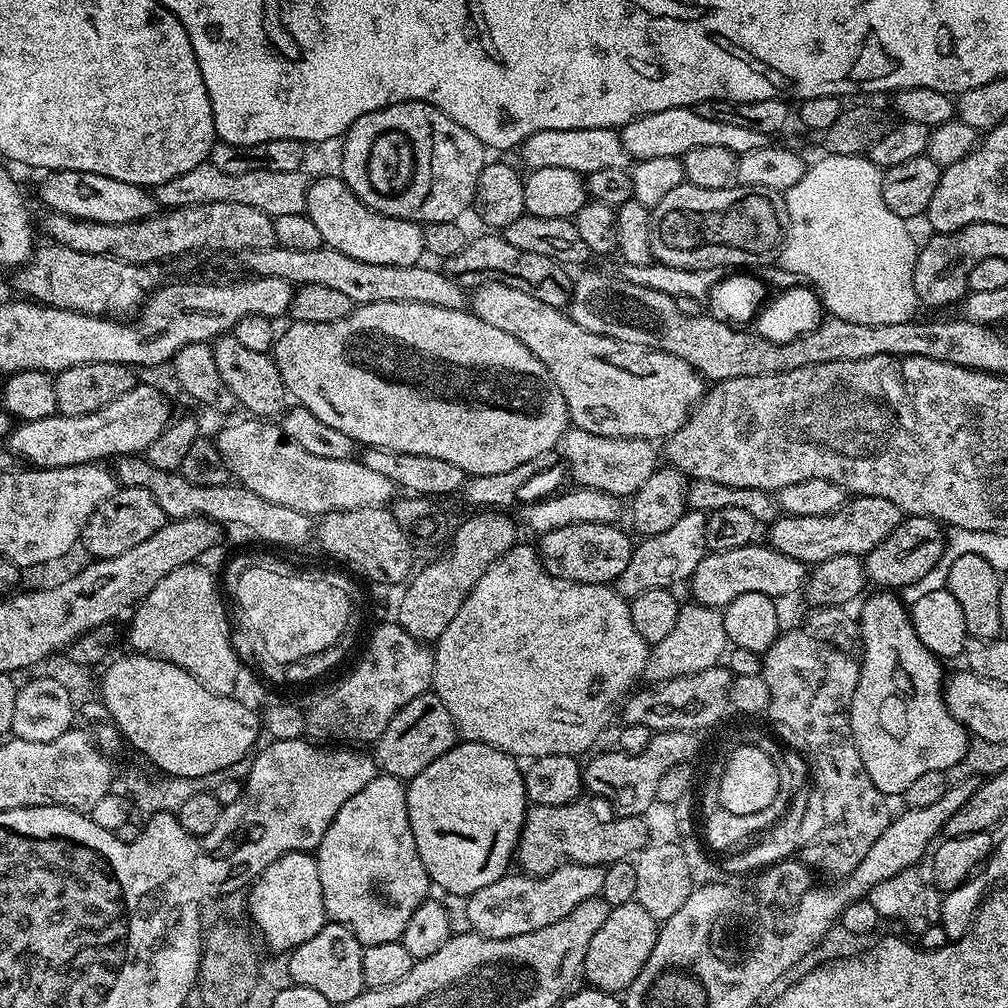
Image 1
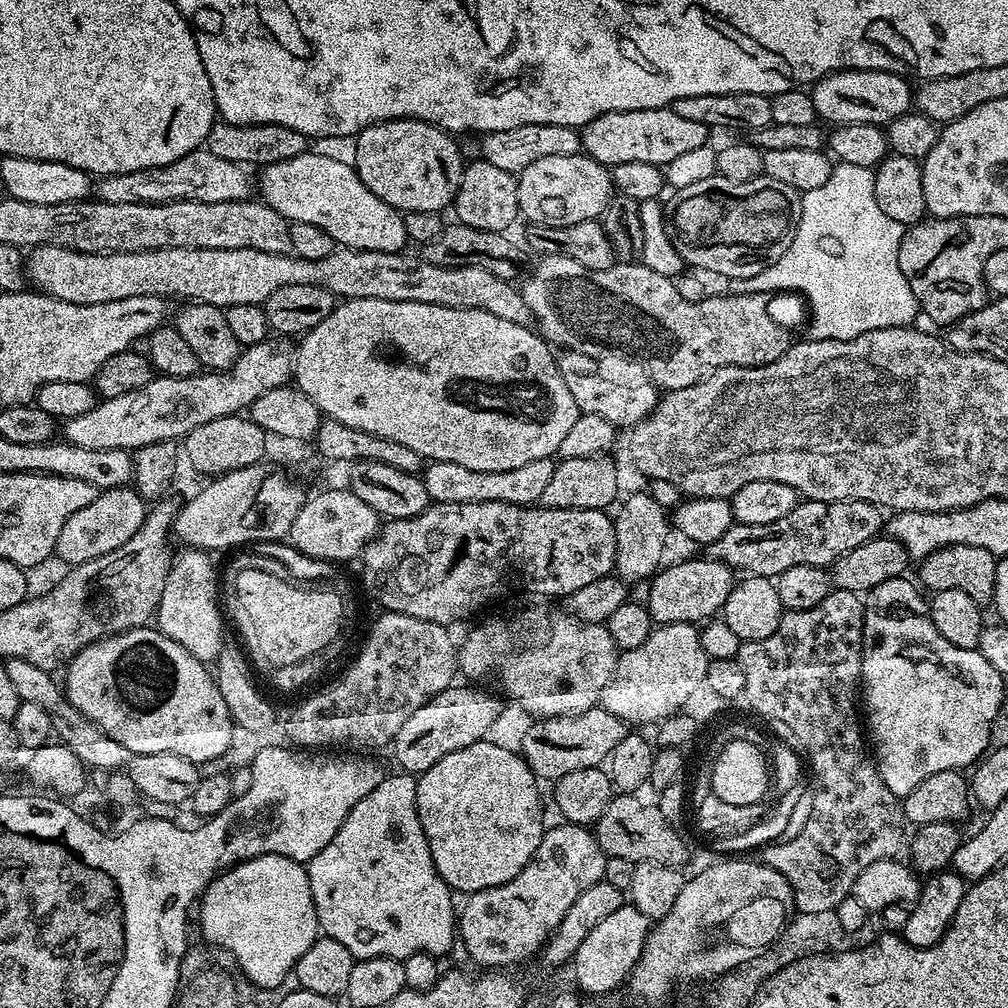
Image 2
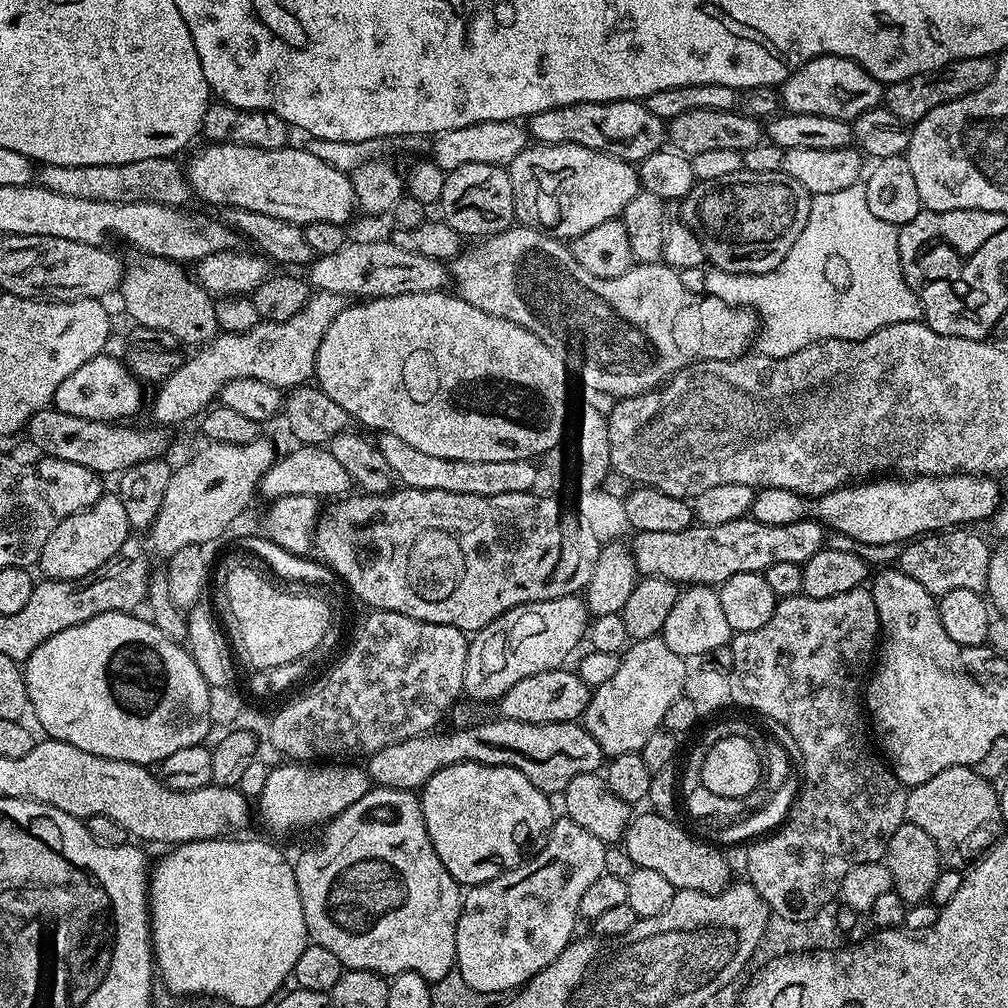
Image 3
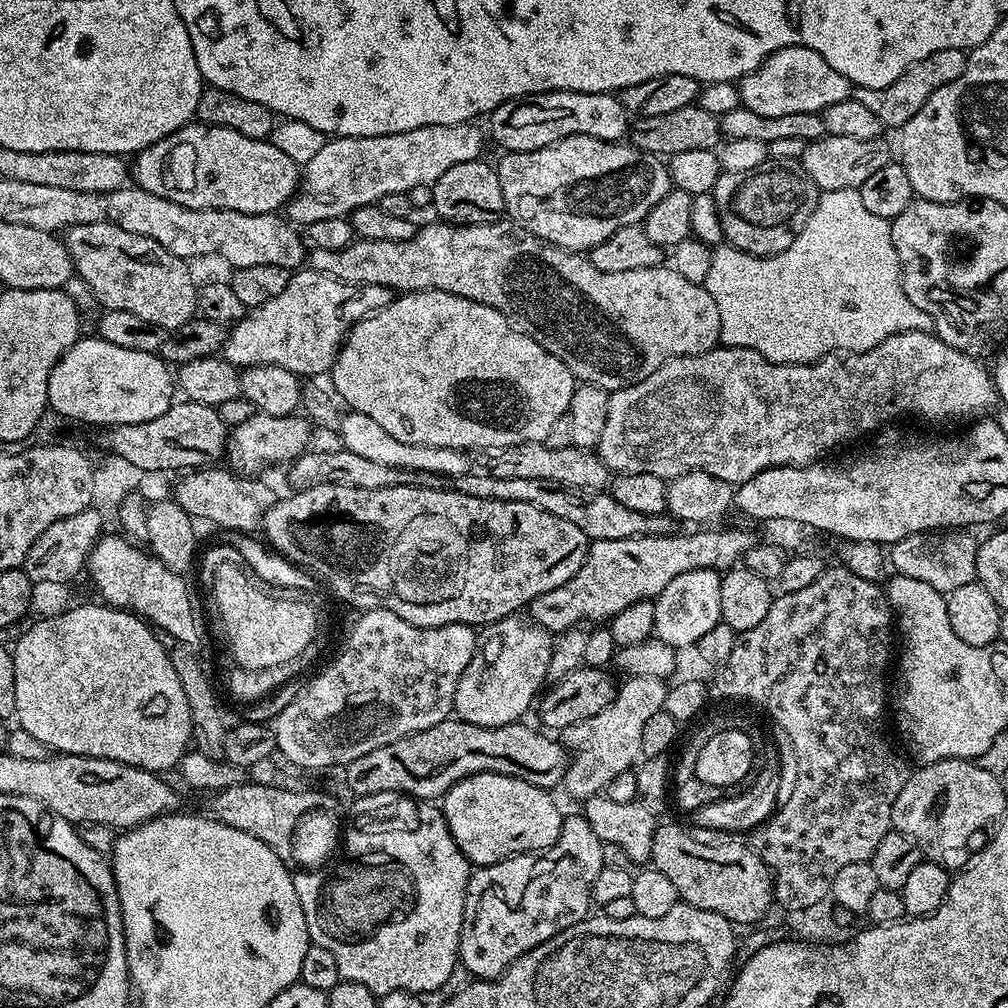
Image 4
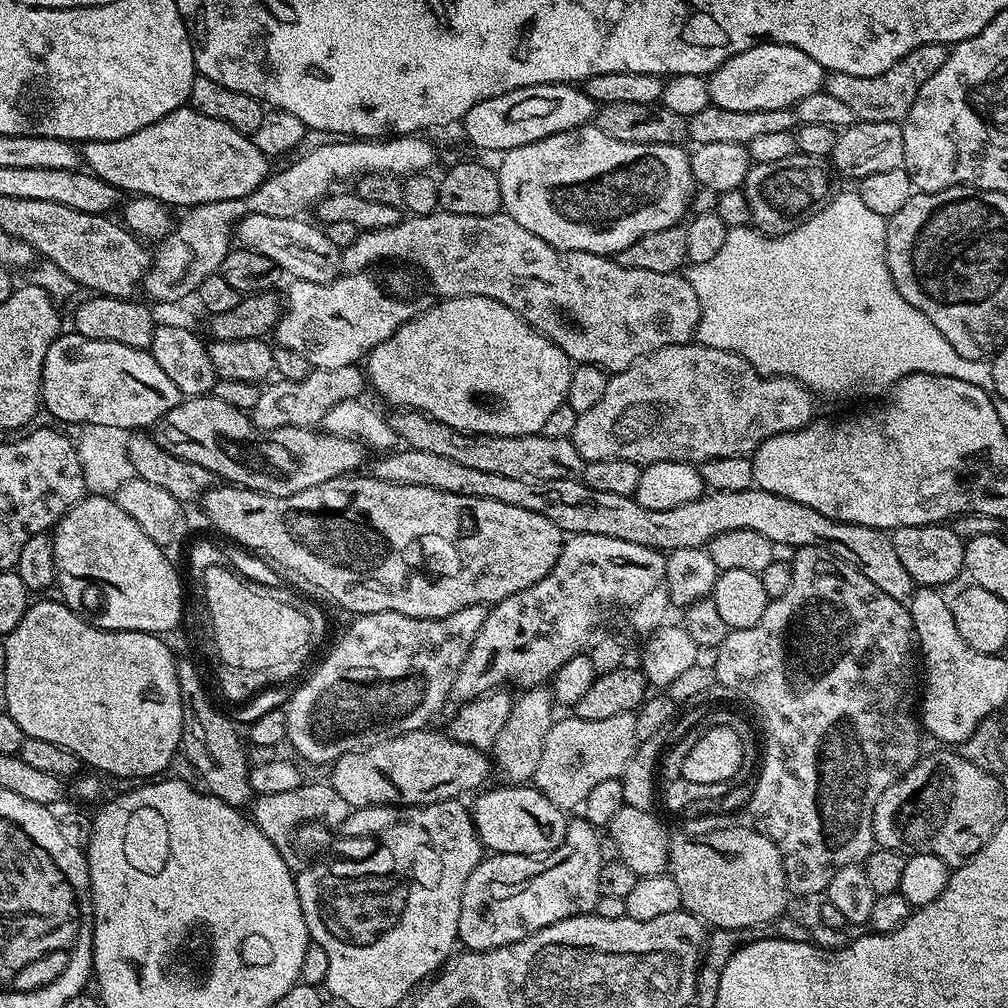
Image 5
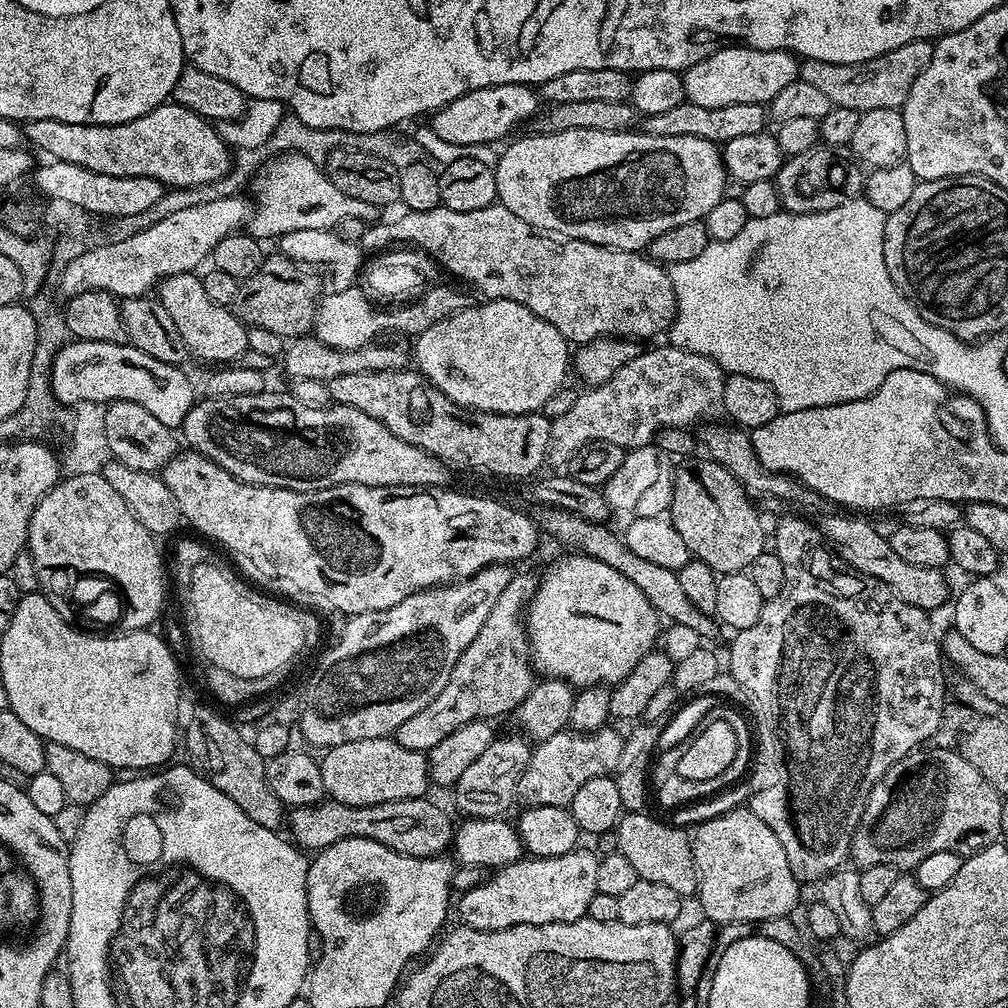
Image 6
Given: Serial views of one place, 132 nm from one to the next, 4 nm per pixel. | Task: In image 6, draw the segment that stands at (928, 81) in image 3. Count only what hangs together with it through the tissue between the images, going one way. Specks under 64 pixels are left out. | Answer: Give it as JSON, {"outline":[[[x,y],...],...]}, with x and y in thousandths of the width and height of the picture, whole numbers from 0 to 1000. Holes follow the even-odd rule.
{"outline":[[[908,40],[899,42],[899,46],[891,46],[891,50],[883,50],[871,58],[842,63],[798,60],[794,63],[793,78],[804,81],[804,85],[812,85],[812,90],[819,93],[819,97],[823,97],[828,106],[842,106],[854,113],[872,107],[896,108],[903,93],[903,85],[907,85],[911,73],[915,73],[915,69],[923,65],[925,46],[924,40]]]}

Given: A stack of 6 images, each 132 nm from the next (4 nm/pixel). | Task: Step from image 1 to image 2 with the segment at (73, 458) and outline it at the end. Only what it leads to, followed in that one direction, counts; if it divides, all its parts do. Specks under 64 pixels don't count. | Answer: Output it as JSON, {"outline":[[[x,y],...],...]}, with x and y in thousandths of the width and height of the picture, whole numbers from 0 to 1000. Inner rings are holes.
{"outline":[[[278,335],[245,342],[225,367],[198,367],[195,373],[156,372],[141,387],[117,395],[100,396],[85,411],[66,418],[63,436],[85,446],[134,446],[162,437],[178,438],[200,419],[241,410],[264,387],[281,385],[292,373],[292,349]],[[274,336],[274,337],[273,337]]]}

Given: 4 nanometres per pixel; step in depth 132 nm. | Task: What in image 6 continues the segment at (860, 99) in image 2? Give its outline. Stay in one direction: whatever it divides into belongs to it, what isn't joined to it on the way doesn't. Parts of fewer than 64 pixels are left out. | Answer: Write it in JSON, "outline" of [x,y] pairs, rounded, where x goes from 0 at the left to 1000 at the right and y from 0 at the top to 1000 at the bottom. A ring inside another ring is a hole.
{"outline":[[[719,46],[708,54],[696,58],[696,62],[688,62],[688,65],[679,68],[679,97],[688,105],[728,105],[732,101],[748,101],[765,104],[766,98],[784,81],[792,78],[794,63],[787,53],[772,50],[756,50],[755,48],[739,48],[737,46]]]}

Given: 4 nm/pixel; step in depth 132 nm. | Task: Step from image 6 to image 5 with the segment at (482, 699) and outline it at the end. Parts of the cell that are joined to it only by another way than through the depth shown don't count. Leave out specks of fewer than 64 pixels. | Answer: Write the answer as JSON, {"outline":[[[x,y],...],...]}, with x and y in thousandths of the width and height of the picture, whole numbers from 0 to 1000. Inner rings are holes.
{"outline":[[[566,529],[561,535],[554,558],[546,569],[542,569],[542,573],[530,577],[530,581],[522,585],[514,585],[514,589],[506,589],[506,593],[484,603],[482,617],[478,617],[478,625],[474,625],[462,649],[462,657],[458,657],[454,673],[450,673],[447,693],[459,696],[508,681],[504,679],[517,679],[515,682],[523,685],[547,676],[559,659],[576,650],[584,642],[588,634],[587,626],[594,621],[595,610],[599,607],[599,595],[612,595],[615,599],[628,601],[641,589],[652,586],[660,578],[660,555],[660,549],[654,548],[652,544],[617,538],[617,534]]]}

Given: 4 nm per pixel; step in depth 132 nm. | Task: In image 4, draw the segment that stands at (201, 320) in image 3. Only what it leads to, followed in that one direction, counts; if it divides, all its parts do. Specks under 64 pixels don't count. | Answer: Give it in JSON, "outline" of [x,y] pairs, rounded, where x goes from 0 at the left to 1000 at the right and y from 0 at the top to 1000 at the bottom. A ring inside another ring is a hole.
{"outline":[[[89,220],[66,227],[62,237],[71,257],[74,273],[88,281],[89,287],[95,293],[95,301],[100,307],[125,309],[141,315],[142,319],[153,320],[166,327],[180,325],[195,313],[196,282],[195,279],[190,279],[190,270],[187,267],[189,265],[179,254],[169,252],[165,244],[153,240],[153,236],[121,228],[121,224],[110,220]]]}

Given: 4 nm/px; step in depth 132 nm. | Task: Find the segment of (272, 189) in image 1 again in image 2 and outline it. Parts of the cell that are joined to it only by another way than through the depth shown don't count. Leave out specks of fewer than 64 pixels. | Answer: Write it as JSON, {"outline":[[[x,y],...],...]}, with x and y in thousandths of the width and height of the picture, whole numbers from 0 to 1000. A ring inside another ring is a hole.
{"outline":[[[199,145],[188,153],[169,161],[164,167],[146,167],[116,175],[104,175],[94,184],[93,190],[107,202],[133,200],[134,202],[168,202],[174,198],[199,198],[200,200],[228,200],[244,198],[251,193],[252,179],[245,175],[243,164],[224,161],[208,153]]]}

